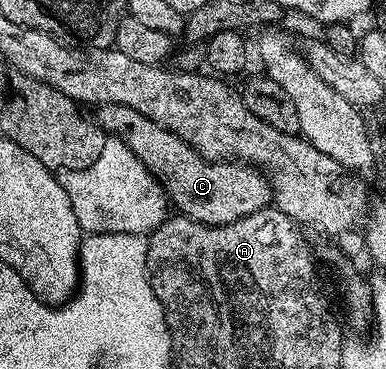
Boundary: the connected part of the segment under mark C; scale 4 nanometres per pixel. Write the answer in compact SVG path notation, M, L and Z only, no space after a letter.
M101 105L95 110L94 120L105 134L126 143L126 147L130 147L130 151L134 151L134 155L138 155L142 164L163 185L169 202L175 208L177 205L180 208L177 210L183 216L189 217L191 221L197 221L203 225L225 225L234 223L259 209L269 208L272 201L272 187L268 184L267 177L256 166L245 165L239 161L208 161L197 149L193 149L178 135L174 135L158 123L146 119L146 115L138 115L138 111L134 111L130 107Z

